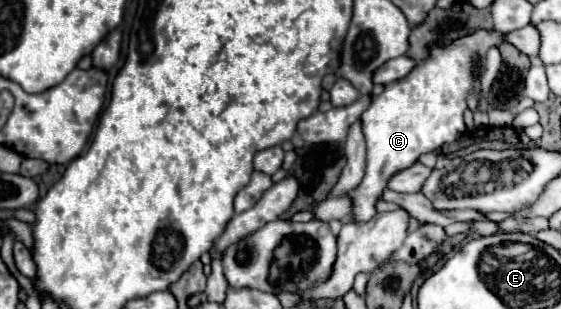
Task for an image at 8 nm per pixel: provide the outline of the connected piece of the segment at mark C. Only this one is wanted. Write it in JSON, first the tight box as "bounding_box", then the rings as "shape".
{"bounding_box":[348,30,504,222],"shape":[[[478,30],[472,36],[464,36],[446,48],[434,46],[430,58],[426,58],[422,64],[418,64],[406,78],[388,84],[380,96],[372,98],[372,104],[362,114],[362,130],[364,130],[364,138],[366,138],[366,172],[364,172],[362,184],[358,184],[358,188],[350,190],[350,194],[348,194],[348,198],[352,200],[350,214],[352,214],[354,222],[366,222],[376,214],[376,202],[382,198],[382,194],[394,174],[410,168],[418,160],[420,154],[432,152],[442,144],[454,142],[466,132],[462,114],[466,110],[466,96],[476,86],[476,76],[472,74],[474,72],[472,62],[474,60],[482,62],[488,48],[492,44],[500,44],[502,40],[504,40],[504,34]]]}

